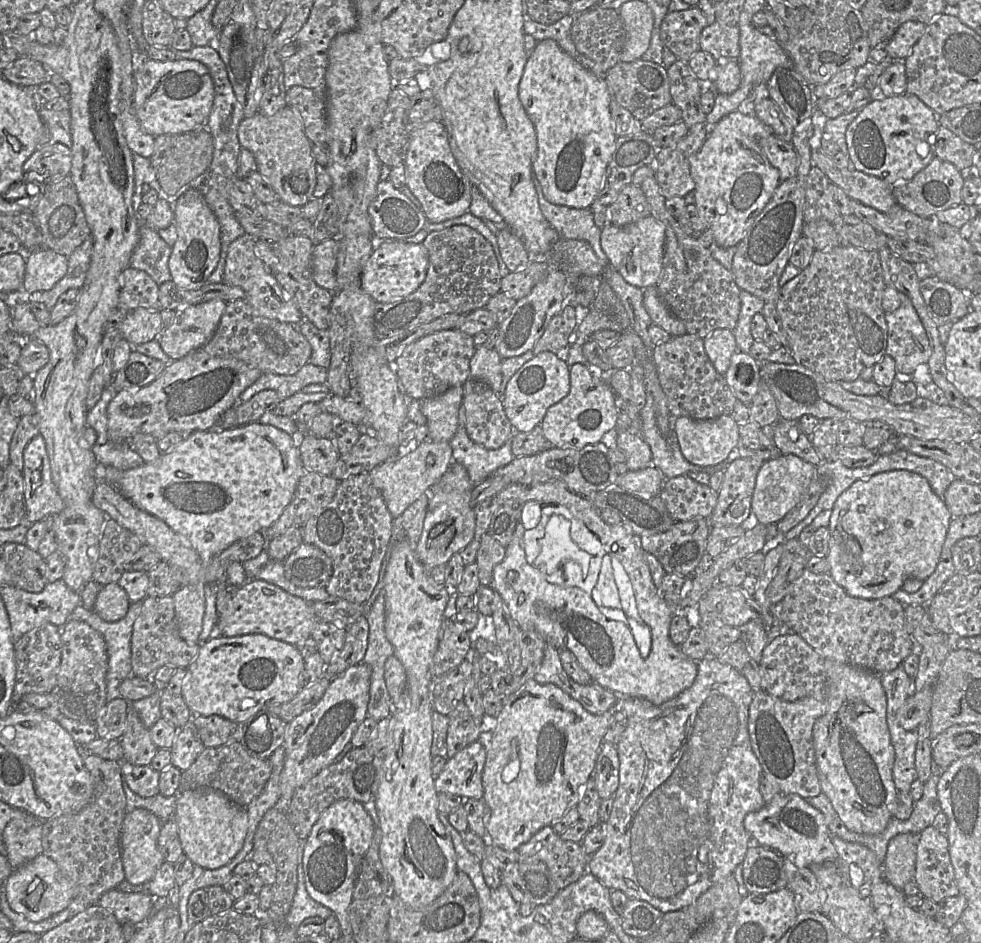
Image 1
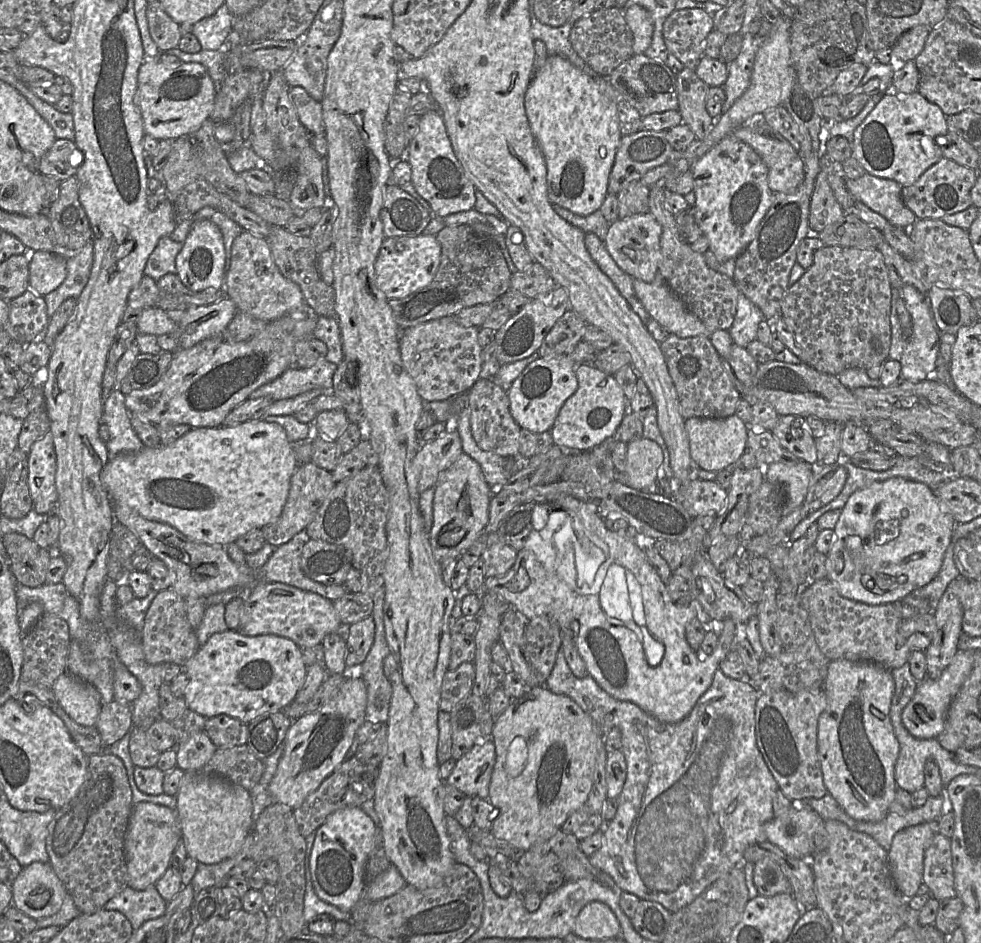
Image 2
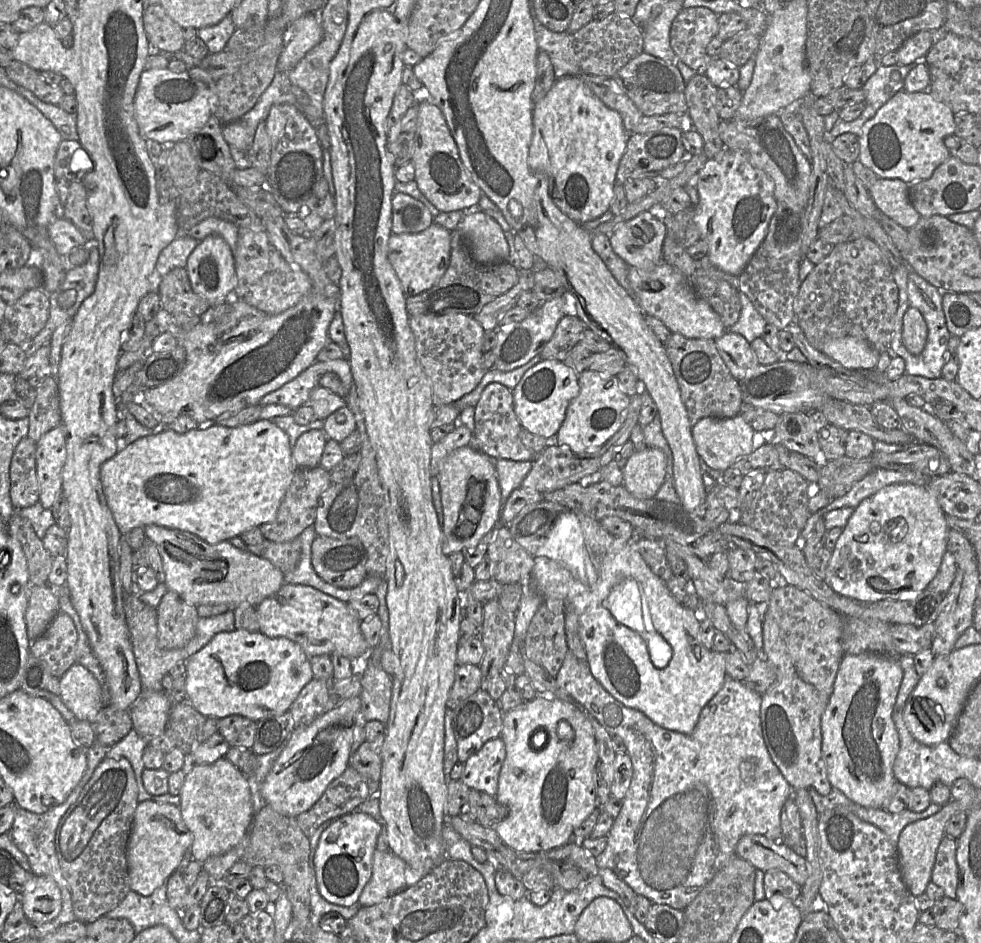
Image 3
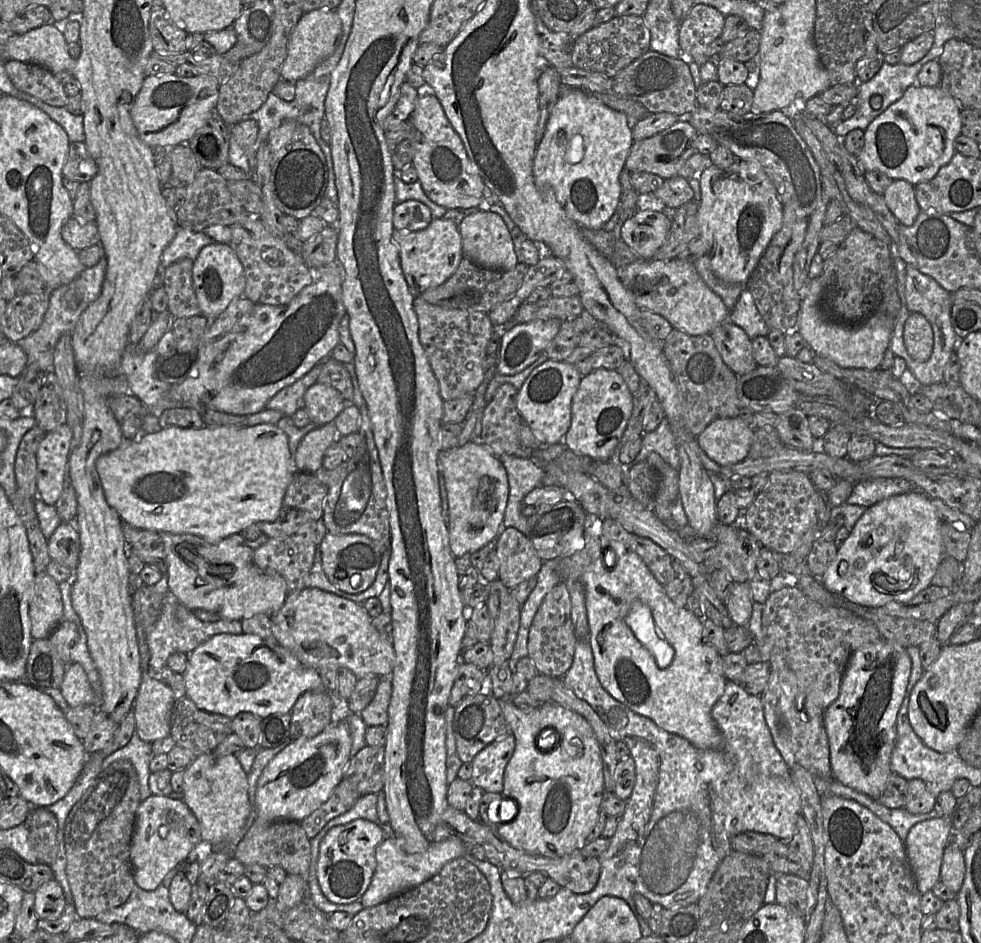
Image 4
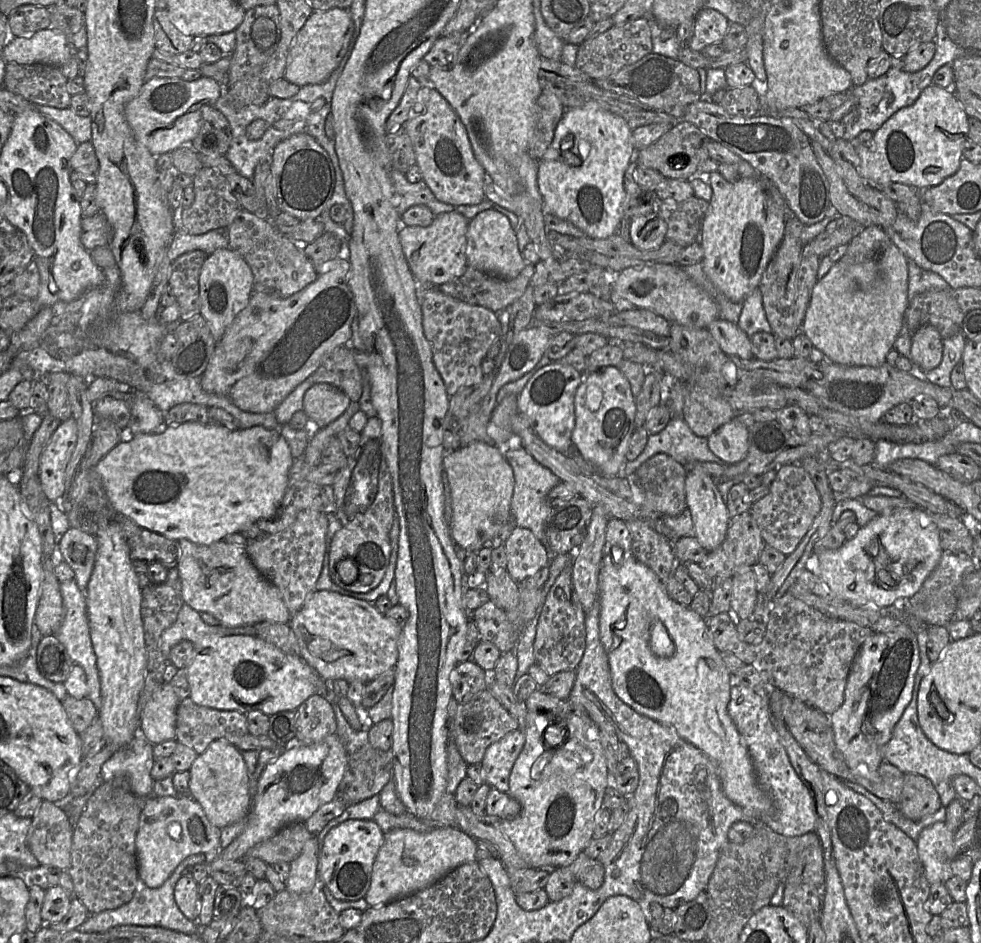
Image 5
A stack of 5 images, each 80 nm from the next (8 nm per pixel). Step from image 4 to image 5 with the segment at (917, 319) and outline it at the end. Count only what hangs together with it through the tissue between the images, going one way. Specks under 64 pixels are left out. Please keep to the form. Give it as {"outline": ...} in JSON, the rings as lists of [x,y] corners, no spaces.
{"outline":[[[923,325],[911,337],[911,361],[924,371],[939,366],[943,357],[943,339],[932,325]]]}

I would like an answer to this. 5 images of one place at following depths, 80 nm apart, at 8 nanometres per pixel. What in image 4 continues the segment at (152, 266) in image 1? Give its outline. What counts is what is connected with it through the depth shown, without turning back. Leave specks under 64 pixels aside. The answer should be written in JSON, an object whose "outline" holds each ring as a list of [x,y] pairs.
{"outline":[[[178,227],[175,237],[161,255],[160,267],[168,268],[184,258],[195,260],[201,249],[214,241],[204,232],[192,232]]]}

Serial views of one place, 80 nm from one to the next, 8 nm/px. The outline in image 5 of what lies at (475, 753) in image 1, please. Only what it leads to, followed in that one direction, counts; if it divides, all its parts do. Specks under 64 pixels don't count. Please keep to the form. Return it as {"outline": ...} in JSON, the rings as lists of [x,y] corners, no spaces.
{"outline":[[[517,729],[486,749],[481,761],[486,784],[501,792],[508,792],[509,776],[524,744],[525,734],[521,729]]]}

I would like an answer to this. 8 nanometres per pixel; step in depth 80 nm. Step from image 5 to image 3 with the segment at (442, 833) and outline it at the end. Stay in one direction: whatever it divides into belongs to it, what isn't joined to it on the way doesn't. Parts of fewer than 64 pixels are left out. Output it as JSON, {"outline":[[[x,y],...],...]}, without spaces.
{"outline":[[[390,850],[374,852],[372,875],[360,897],[360,906],[378,904],[420,881],[436,865],[412,868]]]}

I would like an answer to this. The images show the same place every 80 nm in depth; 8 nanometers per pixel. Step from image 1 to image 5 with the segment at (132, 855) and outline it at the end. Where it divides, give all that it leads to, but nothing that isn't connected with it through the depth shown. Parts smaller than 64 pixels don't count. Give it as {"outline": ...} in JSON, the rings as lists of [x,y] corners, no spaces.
{"outline":[[[150,796],[143,800],[136,835],[138,877],[149,888],[158,888],[191,855],[203,853],[209,864],[222,849],[220,837],[221,829],[211,824],[194,798]]]}

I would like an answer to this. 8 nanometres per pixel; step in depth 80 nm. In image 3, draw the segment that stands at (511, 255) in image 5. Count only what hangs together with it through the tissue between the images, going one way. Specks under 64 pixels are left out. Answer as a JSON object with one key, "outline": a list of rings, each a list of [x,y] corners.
{"outline":[[[484,212],[465,216],[457,230],[469,245],[473,258],[482,264],[507,261],[509,246],[500,225]]]}

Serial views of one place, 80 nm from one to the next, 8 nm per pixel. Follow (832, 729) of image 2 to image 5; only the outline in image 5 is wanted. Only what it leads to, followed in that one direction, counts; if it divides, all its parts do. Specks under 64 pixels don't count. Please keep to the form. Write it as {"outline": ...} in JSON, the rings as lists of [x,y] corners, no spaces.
{"outline":[[[907,625],[894,631],[873,633],[866,639],[854,658],[845,687],[844,702],[830,717],[835,744],[857,775],[868,778],[877,772],[884,761],[882,750],[892,737],[893,730],[910,703],[917,670],[921,664],[917,634]]]}

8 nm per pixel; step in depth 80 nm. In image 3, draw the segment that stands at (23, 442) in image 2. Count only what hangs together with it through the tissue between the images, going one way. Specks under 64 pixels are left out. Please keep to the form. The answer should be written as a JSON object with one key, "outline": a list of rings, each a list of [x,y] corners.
{"outline":[[[46,375],[35,388],[36,397],[29,410],[27,437],[38,442],[49,430],[61,425],[60,400],[55,375]]]}

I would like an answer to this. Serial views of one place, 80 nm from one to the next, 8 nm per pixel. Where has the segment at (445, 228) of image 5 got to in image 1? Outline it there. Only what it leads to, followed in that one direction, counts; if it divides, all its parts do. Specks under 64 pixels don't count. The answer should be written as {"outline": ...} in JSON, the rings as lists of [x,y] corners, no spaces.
{"outline":[[[405,240],[381,241],[382,243],[375,247],[364,264],[361,274],[361,287],[377,303],[392,303],[415,292],[424,282],[429,265],[428,251],[423,243],[414,244]]]}

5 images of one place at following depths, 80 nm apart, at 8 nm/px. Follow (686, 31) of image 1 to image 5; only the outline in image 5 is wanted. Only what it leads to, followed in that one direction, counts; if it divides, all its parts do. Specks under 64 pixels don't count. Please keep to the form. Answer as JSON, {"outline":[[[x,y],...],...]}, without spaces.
{"outline":[[[702,8],[694,20],[694,32],[689,49],[702,51],[714,43],[722,43],[730,21],[719,11]]]}

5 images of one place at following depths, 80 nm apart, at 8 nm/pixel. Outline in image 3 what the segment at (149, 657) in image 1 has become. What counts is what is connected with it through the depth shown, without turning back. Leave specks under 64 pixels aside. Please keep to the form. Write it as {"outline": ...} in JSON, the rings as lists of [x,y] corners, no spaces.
{"outline":[[[168,590],[156,607],[158,646],[165,650],[185,647],[196,632],[197,606]]]}

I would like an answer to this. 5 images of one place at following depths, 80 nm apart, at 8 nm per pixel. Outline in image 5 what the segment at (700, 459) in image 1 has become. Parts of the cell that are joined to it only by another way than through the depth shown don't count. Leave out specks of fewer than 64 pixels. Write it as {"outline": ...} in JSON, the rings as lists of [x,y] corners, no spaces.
{"outline":[[[731,420],[709,436],[707,442],[717,457],[729,465],[734,465],[747,456],[749,429],[737,420]]]}

